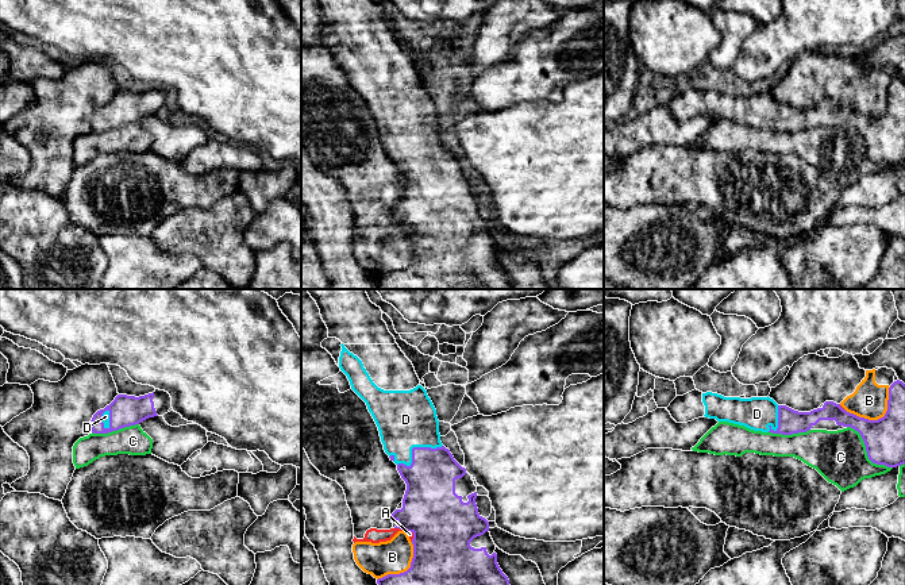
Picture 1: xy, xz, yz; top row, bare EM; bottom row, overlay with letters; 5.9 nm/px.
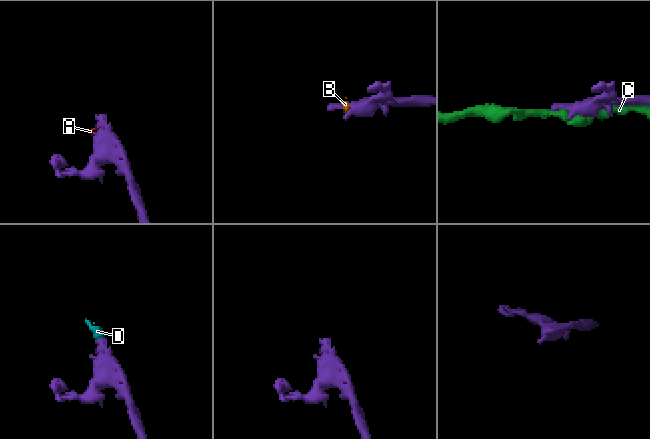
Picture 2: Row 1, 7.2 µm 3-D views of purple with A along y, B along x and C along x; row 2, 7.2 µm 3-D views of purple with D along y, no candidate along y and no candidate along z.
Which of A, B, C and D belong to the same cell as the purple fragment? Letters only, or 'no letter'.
D

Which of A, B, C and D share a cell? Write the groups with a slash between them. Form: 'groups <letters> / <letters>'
groups A B / C / D

